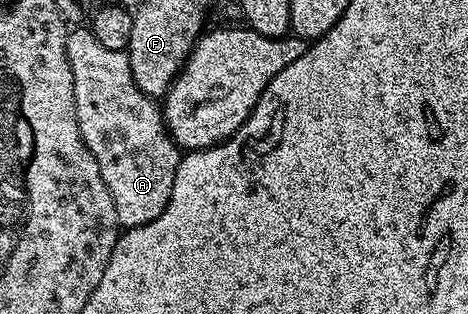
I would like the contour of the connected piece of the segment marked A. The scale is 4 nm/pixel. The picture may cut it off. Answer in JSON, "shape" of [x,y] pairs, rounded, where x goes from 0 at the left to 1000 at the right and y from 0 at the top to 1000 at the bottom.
{"shape":[[[160,86],[145,102],[143,172],[156,226],[156,315],[165,328],[173,443],[182,443],[182,468],[190,468],[199,506],[207,506],[207,532],[216,532],[216,570],[224,570],[224,596],[233,596],[233,621],[241,621],[241,659],[250,659],[256,720],[291,729],[295,717],[327,710],[327,697],[353,672],[361,621],[370,621],[370,570],[387,497],[382,465],[348,389],[342,325],[293,277],[271,166],[207,137],[192,89]]]}

